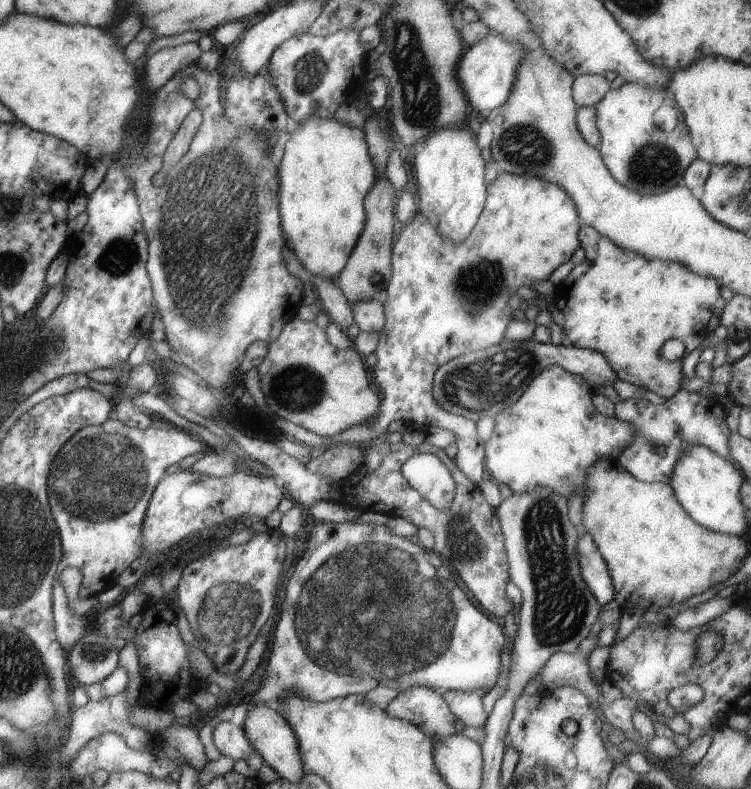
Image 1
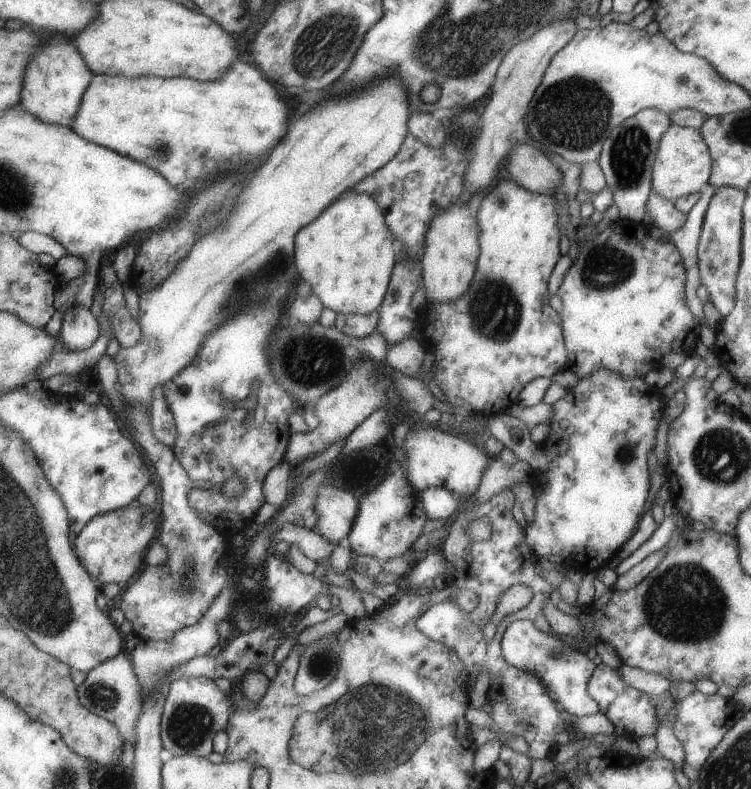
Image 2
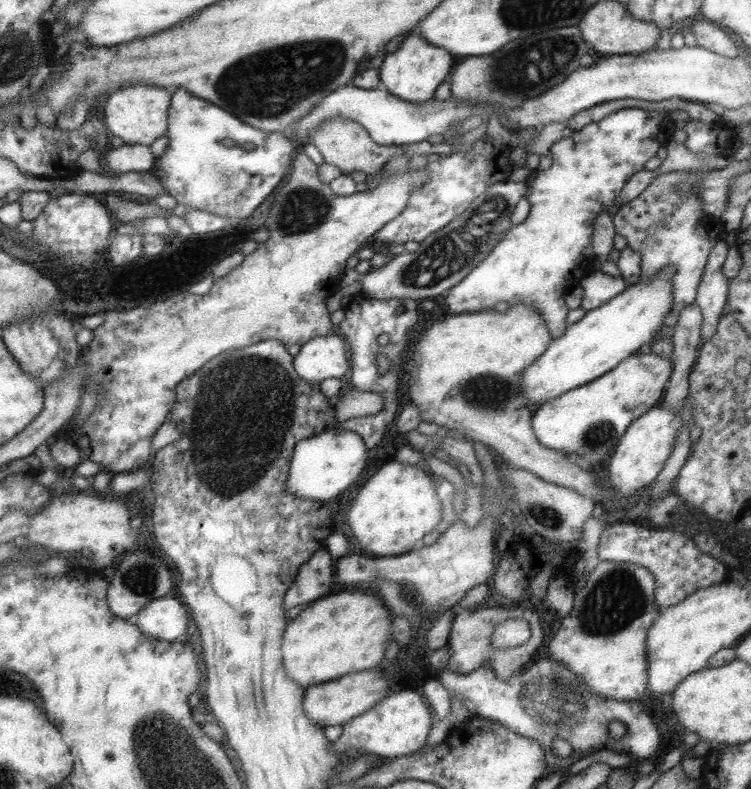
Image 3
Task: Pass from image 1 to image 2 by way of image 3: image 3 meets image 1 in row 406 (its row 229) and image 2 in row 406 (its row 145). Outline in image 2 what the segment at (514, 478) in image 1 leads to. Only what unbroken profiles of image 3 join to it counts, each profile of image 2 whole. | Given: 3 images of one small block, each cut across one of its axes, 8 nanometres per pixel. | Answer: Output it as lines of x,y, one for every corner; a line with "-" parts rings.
596,369
589,375
585,375
573,388
566,390
567,394
563,398
559,398
552,406
553,417
549,424
549,433
545,439
537,444
538,448
543,452
543,455
550,461
549,469
541,471
541,486
539,486
539,496
537,496
535,504
535,519
534,522
528,524
524,528
524,540
527,547
535,554
537,559
548,555
559,556
563,562
573,560
573,563
579,564
582,561
587,561
596,568
601,568
607,565
608,561
616,556
617,552
622,548
623,544
635,533
638,526
638,519
643,513
643,504
647,501
649,494
649,463
648,453
656,445
656,429
663,415
665,405
662,404
661,391
655,386
648,386
641,377
621,377
614,371
608,369

